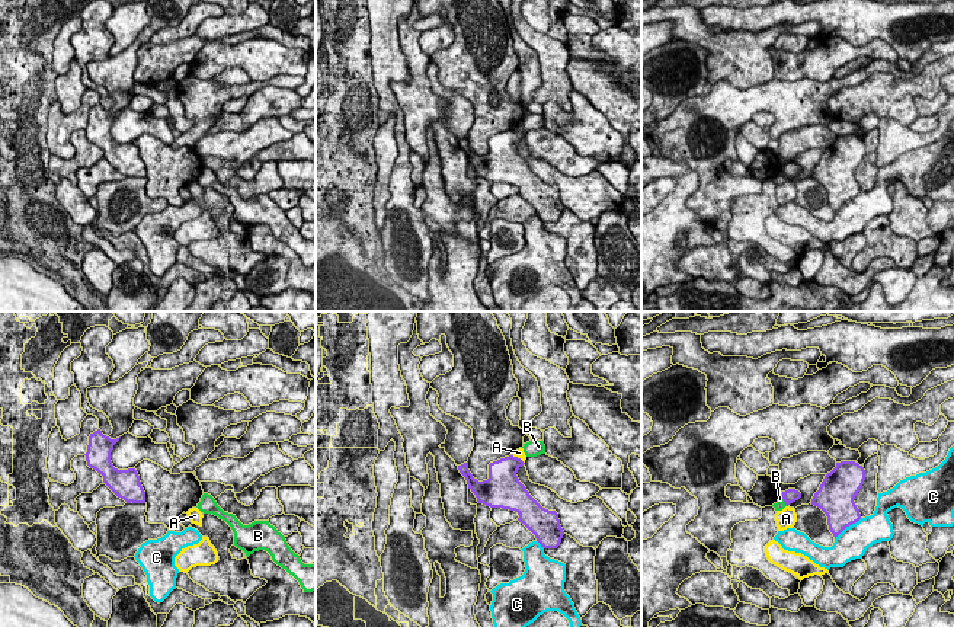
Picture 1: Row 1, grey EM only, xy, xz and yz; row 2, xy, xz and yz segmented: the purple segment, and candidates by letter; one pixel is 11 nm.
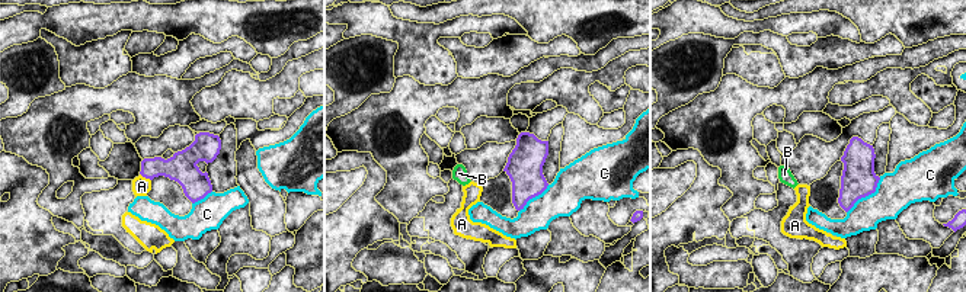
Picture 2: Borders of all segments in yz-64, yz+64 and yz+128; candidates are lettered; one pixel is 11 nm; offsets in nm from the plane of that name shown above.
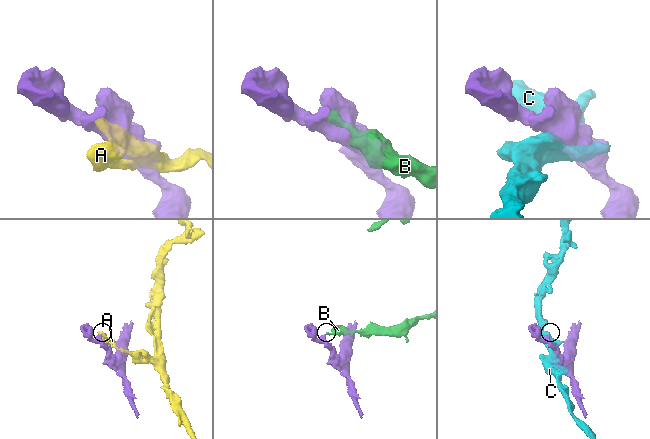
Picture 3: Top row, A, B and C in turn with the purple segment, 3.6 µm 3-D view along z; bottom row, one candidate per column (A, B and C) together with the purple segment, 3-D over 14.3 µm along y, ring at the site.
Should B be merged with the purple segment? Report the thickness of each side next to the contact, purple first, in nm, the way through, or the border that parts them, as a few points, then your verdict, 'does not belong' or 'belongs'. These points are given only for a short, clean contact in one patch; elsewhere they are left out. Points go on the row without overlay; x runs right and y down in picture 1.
160 nm thick on the purple side, 120 nm on the other; border along yz (781, 170), (787, 179); does not belong

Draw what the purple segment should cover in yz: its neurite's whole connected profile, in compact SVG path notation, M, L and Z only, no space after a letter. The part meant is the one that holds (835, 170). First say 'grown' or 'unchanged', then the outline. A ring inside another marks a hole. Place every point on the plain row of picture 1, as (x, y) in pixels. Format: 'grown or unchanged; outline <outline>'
unchanged; outline M841 135L827 147L811 173L827 191L827 199L836 212L846 201L861 193L854 173L865 154L865 144L855 135Z

